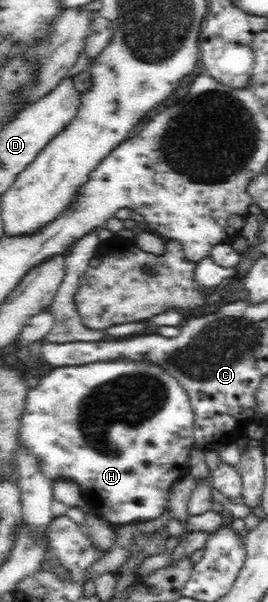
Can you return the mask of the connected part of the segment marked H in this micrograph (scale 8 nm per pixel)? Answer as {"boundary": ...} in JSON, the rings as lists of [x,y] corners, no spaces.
{"boundary":[[[101,360],[91,364],[67,365],[53,368],[48,374],[39,377],[39,384],[29,390],[25,397],[26,406],[21,416],[21,427],[17,440],[19,447],[26,448],[30,454],[34,454],[40,460],[41,473],[45,473],[49,479],[69,479],[77,483],[84,493],[86,502],[89,502],[92,511],[98,518],[107,520],[113,525],[129,525],[132,523],[155,522],[165,512],[169,504],[170,490],[173,484],[189,474],[189,456],[196,448],[194,445],[195,413],[191,407],[187,392],[175,379],[158,364],[137,360]]]}

